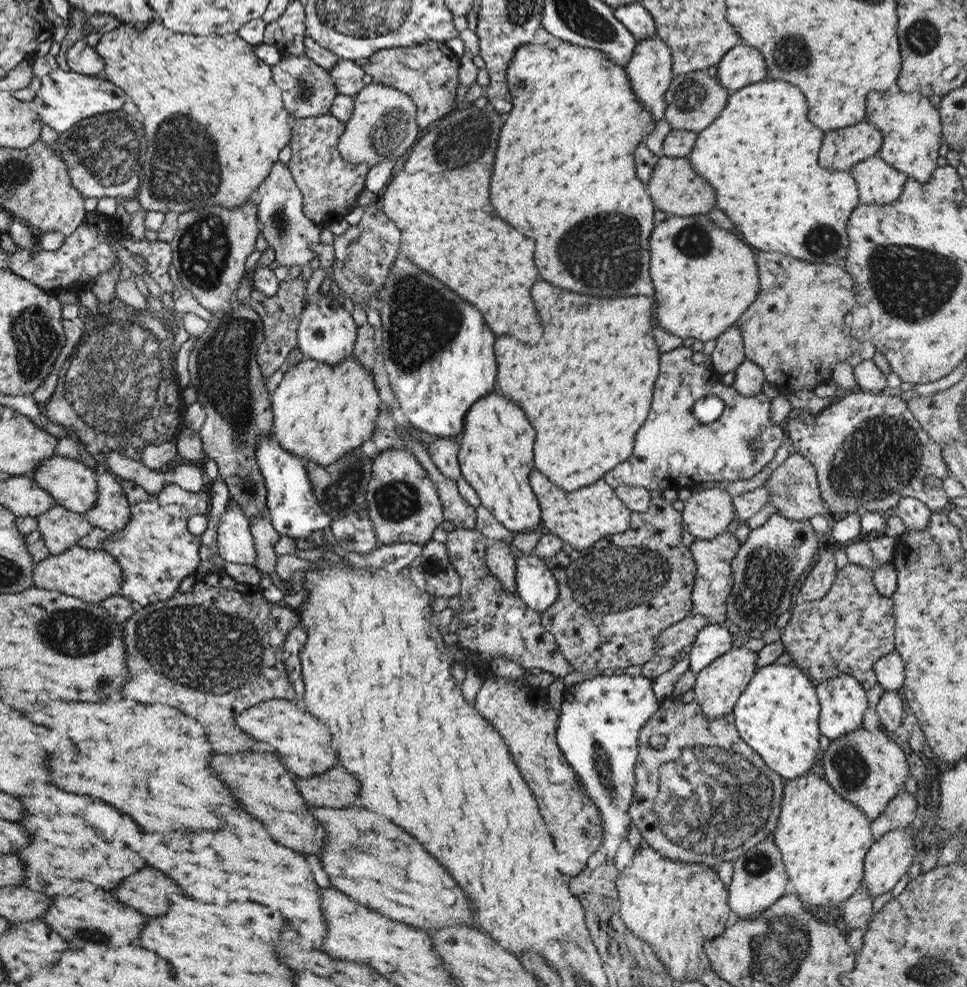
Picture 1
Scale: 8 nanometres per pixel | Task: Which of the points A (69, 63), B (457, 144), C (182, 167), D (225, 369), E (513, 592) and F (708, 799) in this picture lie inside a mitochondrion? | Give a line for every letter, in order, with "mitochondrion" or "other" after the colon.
A: other
B: mitochondrion
C: mitochondrion
D: mitochondrion
E: other
F: mitochondrion

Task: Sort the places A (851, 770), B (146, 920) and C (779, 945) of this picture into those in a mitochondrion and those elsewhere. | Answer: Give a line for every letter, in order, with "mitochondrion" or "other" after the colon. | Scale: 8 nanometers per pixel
A: mitochondrion
B: other
C: mitochondrion

